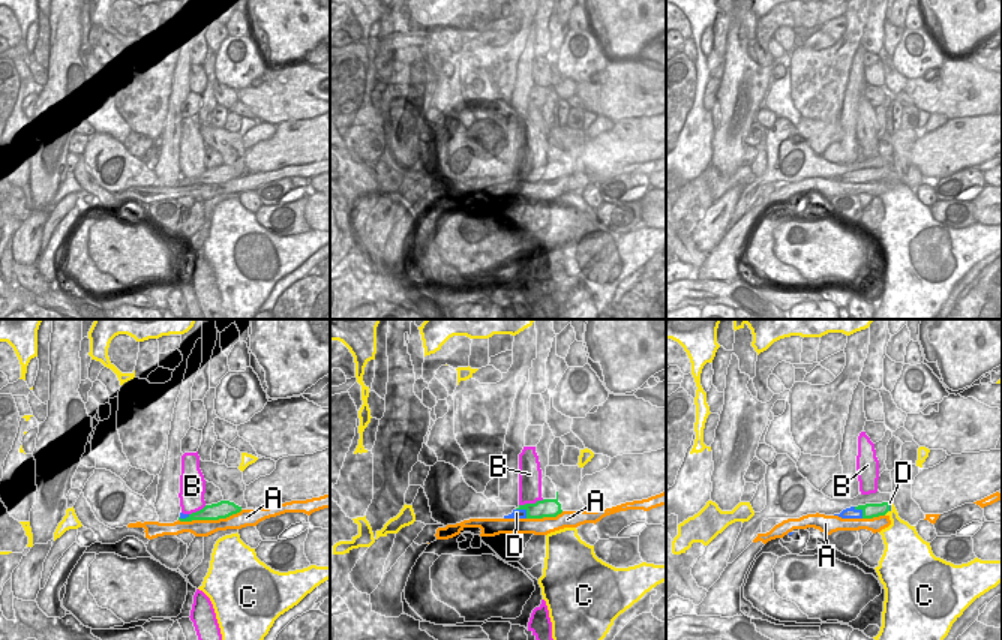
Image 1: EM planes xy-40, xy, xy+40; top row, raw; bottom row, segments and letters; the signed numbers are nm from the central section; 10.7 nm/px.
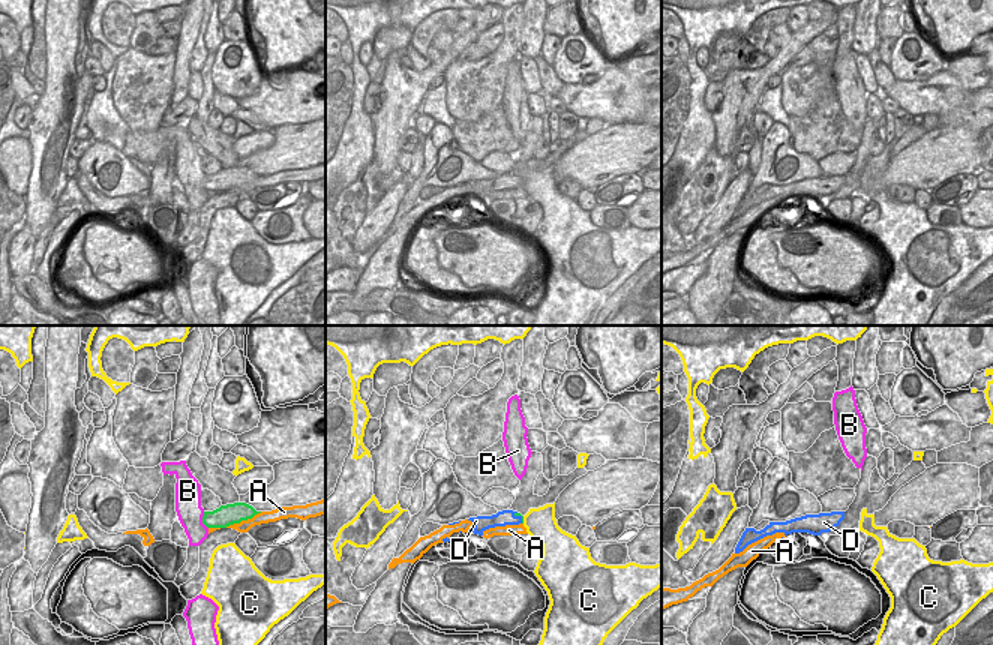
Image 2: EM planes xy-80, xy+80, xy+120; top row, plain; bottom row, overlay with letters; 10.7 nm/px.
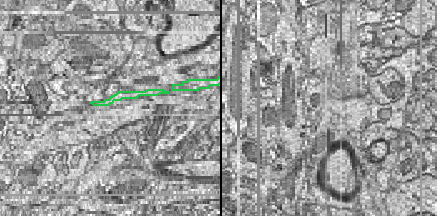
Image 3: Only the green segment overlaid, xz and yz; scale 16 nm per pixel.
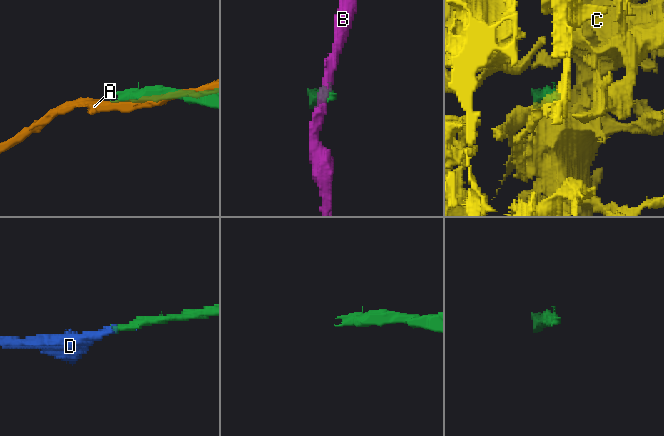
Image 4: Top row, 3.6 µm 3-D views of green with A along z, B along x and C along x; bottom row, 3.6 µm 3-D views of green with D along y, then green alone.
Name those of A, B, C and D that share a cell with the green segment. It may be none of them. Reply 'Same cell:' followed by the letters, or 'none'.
Same cell: D

